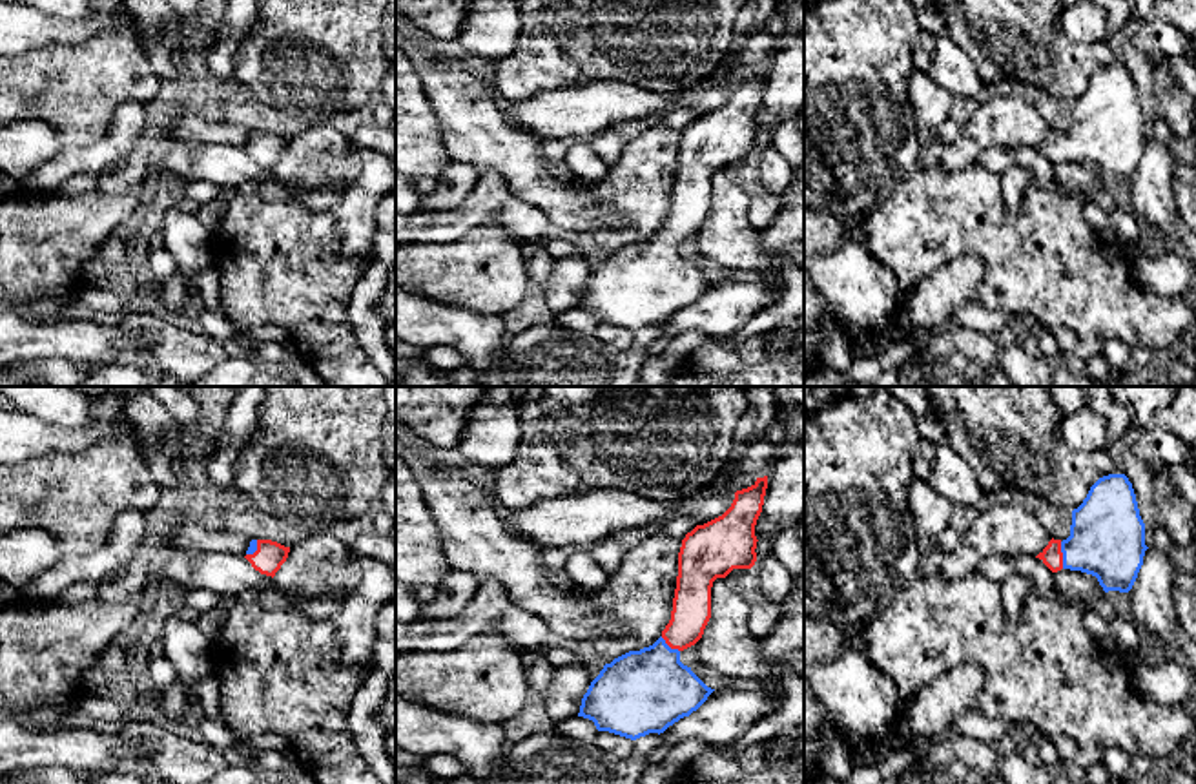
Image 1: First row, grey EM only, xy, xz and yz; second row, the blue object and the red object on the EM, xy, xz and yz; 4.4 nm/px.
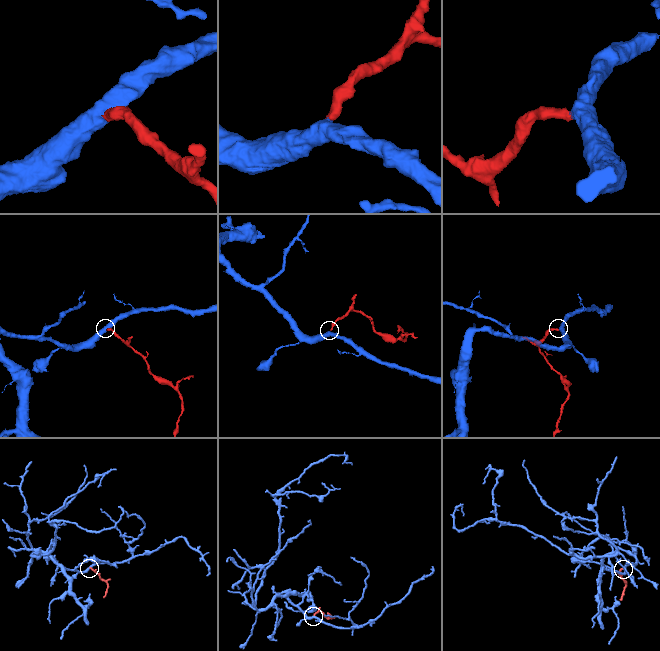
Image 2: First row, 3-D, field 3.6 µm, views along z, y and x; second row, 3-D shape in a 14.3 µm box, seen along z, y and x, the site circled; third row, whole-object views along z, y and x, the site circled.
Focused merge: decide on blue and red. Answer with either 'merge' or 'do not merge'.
merge

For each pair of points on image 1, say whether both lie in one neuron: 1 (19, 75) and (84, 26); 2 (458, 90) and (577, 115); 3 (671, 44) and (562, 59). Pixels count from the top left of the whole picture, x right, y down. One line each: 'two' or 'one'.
1: two
2: two
3: one

